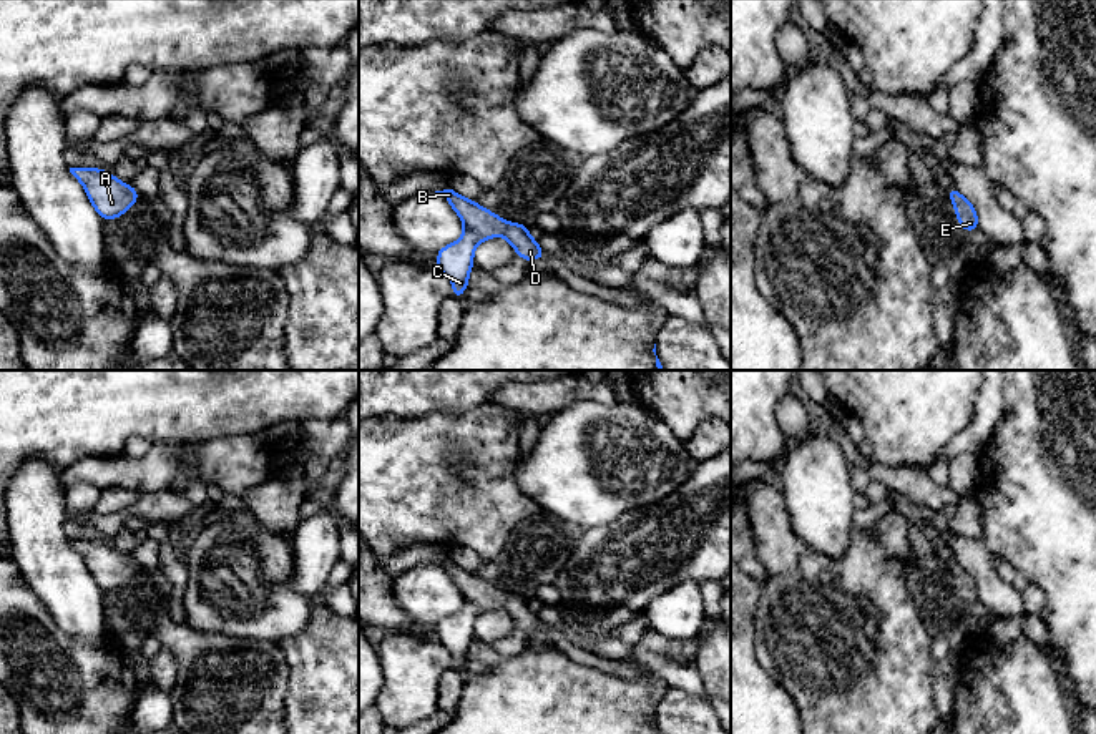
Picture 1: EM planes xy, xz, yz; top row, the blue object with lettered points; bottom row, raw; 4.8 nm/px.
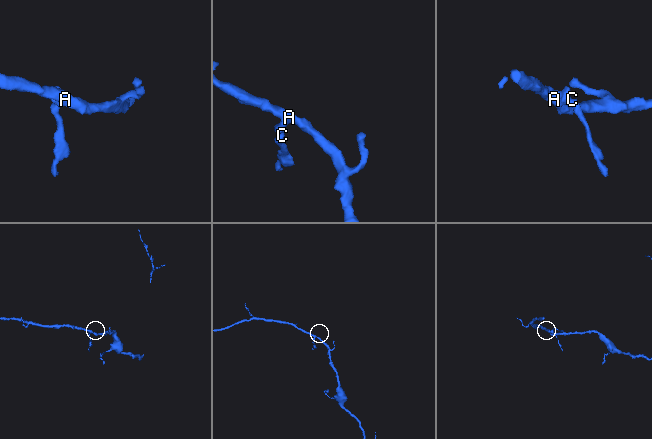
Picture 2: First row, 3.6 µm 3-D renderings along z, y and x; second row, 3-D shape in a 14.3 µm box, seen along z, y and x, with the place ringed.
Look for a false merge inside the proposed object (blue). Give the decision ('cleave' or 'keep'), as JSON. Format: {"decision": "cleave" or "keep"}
{"decision": "keep"}

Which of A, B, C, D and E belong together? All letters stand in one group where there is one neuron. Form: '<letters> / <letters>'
A B C D E

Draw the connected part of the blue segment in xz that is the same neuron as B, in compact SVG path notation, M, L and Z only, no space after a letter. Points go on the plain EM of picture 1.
M453 561L440 565L463 593L463 606L453 616L437 623L437 641L453 654L452 669L460 671L468 656L475 619L490 609L502 608L525 633L546 631L526 596L508 595L475 573L465 571Z

